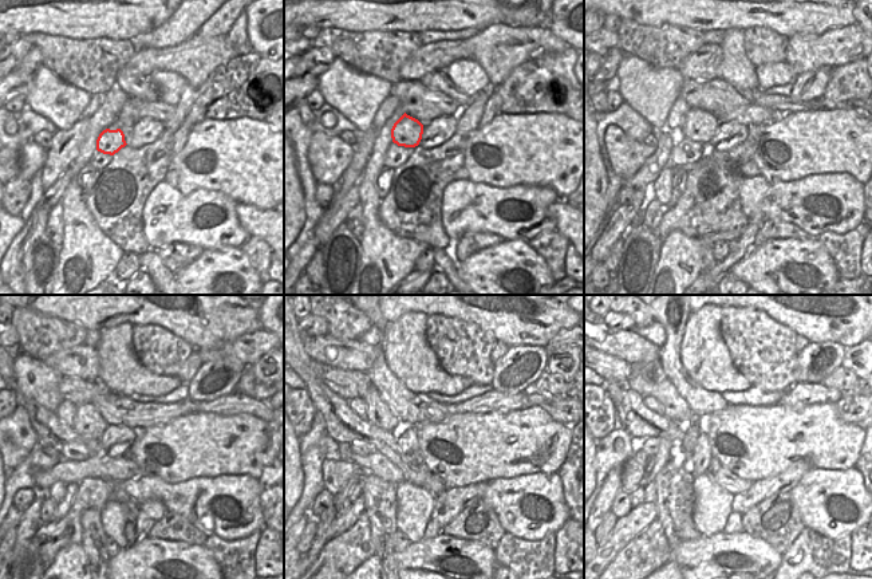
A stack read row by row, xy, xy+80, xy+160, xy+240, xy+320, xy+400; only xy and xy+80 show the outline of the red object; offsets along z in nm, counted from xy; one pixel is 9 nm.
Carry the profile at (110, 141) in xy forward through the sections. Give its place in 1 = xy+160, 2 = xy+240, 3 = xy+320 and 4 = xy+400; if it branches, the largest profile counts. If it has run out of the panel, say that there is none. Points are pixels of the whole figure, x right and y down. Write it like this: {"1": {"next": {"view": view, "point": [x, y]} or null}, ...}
{"1": {"next": {"view": "xy+160", "point": [699, 126]}}, "2": {"next": {"view": "xy+240", "point": [89, 422]}}, "3": {"next": {"view": "xy+320", "point": [378, 412]}}, "4": {"next": {"view": "xy+400", "point": [648, 378]}}}

